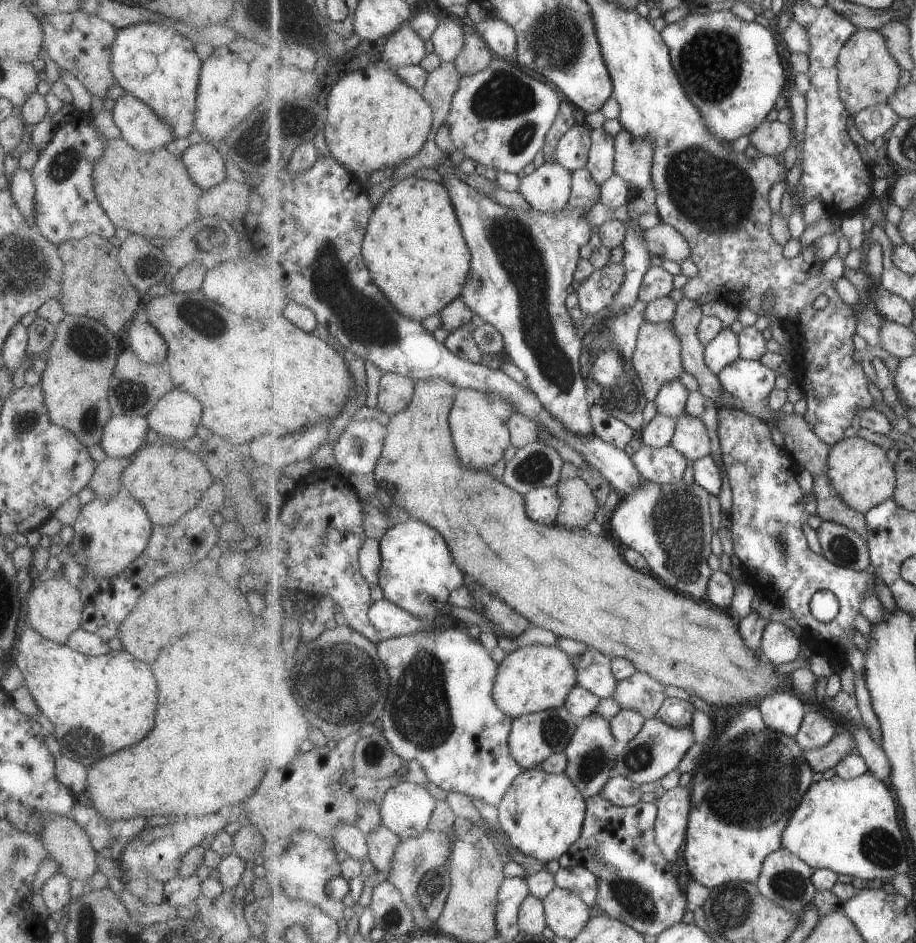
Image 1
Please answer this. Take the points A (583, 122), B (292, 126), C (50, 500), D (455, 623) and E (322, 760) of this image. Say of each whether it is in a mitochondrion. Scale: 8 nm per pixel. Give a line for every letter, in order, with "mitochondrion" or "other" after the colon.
A: other
B: mitochondrion
C: other
D: other
E: other

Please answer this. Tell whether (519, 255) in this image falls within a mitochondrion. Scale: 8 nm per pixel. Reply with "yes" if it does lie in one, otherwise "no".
yes

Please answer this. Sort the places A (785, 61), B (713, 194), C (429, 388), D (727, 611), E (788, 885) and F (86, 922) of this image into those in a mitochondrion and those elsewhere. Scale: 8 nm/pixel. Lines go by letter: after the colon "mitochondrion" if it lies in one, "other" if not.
A: other
B: mitochondrion
C: other
D: other
E: mitochondrion
F: mitochondrion

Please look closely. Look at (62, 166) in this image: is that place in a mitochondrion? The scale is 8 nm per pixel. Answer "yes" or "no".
yes

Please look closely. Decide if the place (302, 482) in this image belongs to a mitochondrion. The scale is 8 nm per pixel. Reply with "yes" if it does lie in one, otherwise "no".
no

